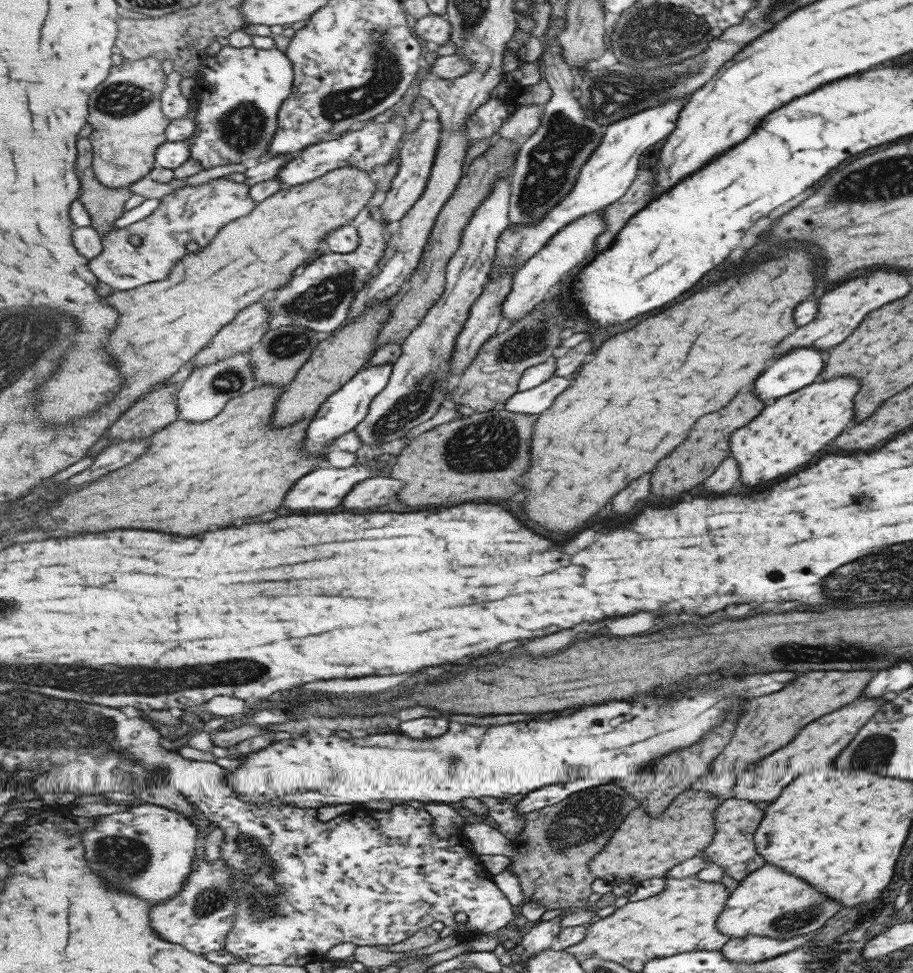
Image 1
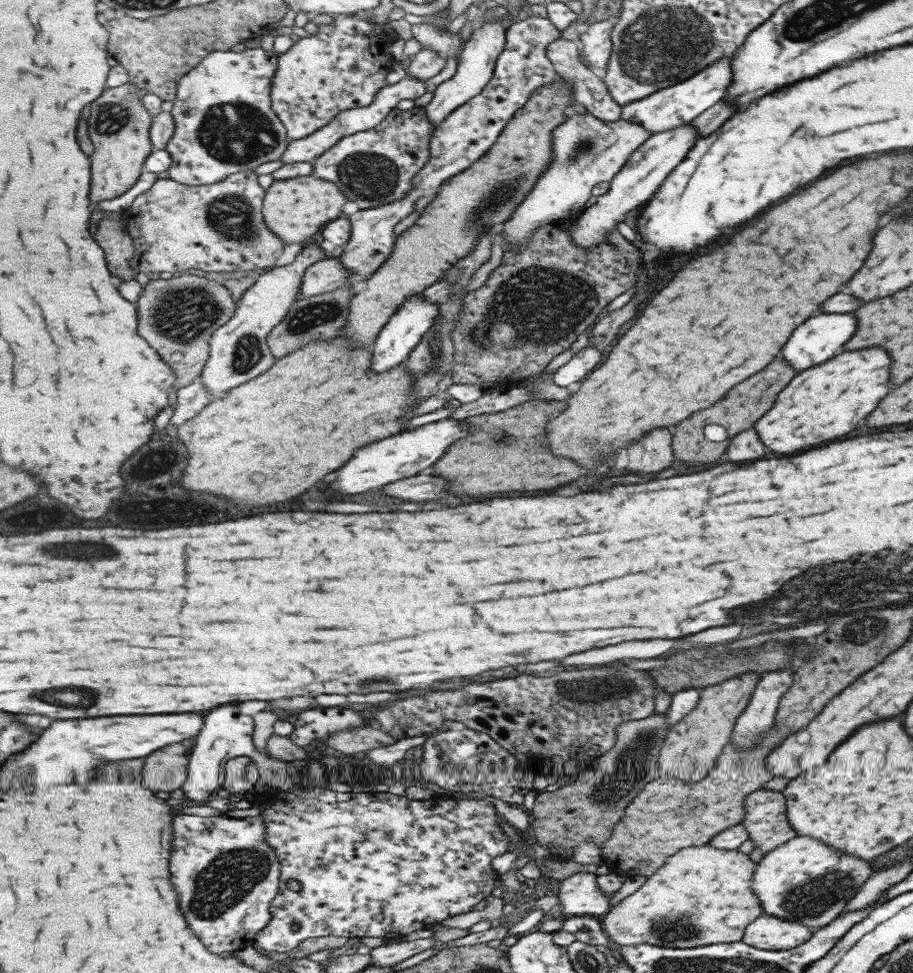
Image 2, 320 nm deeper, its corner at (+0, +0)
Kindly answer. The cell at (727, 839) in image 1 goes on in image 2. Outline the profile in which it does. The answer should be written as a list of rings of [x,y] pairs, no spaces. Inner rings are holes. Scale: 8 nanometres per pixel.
[[[761,788],[750,792],[744,798],[744,817],[740,823],[745,827],[748,839],[754,842],[754,848],[759,848],[765,853],[796,835],[788,823],[785,799],[779,791]]]

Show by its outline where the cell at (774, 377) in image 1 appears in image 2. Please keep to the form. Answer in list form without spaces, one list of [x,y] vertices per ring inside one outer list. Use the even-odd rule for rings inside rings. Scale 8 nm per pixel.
[[[817,314],[799,324],[795,332],[789,336],[787,344],[783,346],[783,360],[787,360],[787,364],[791,364],[795,372],[823,364],[842,351],[844,344],[853,336],[853,332],[855,332],[855,318],[851,314]]]

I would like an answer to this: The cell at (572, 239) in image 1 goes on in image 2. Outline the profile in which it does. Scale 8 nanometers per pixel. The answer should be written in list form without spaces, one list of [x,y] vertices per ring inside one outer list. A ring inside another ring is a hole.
[[[685,123],[658,133],[650,134],[646,142],[630,155],[629,162],[607,183],[607,194],[593,195],[589,203],[575,214],[576,224],[572,228],[572,239],[576,245],[591,248],[596,244],[604,243],[608,232],[615,230],[615,224],[625,219],[627,212],[638,207],[642,202],[649,201],[673,168],[690,151],[698,130],[693,125]]]

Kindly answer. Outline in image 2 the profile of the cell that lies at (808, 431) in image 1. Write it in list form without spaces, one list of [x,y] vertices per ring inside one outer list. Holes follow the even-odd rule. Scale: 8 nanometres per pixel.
[[[863,348],[863,350],[841,351],[823,364],[797,372],[776,396],[773,406],[753,423],[758,439],[775,454],[801,452],[807,446],[823,444],[833,436],[843,436],[851,432],[859,420],[863,420],[877,402],[889,392],[889,356],[883,348]]]

